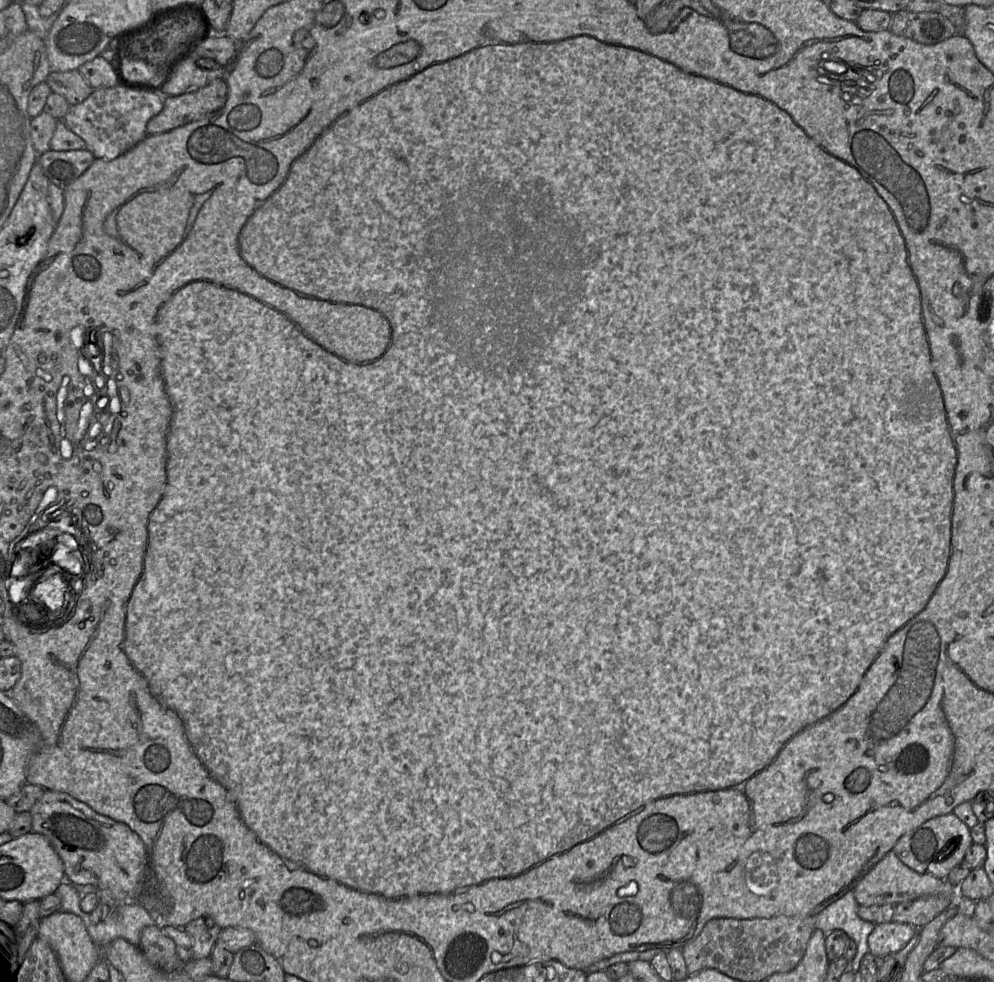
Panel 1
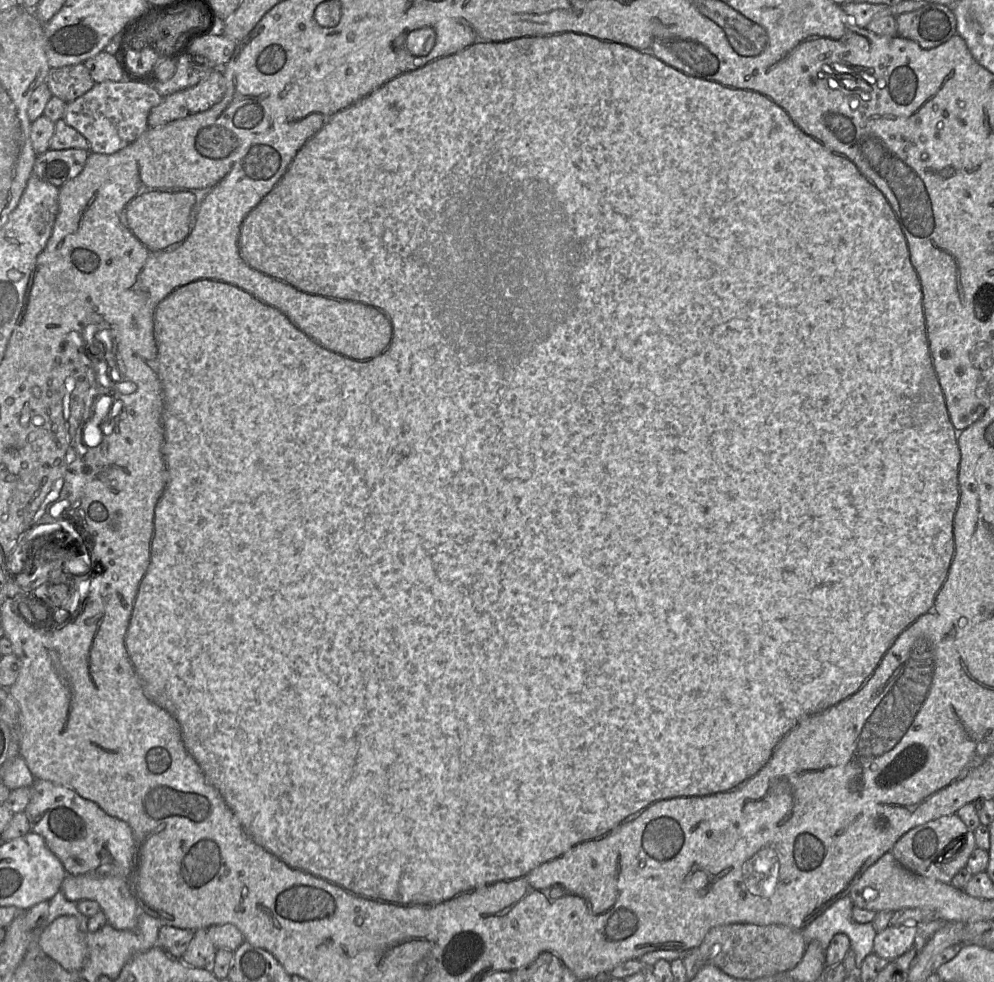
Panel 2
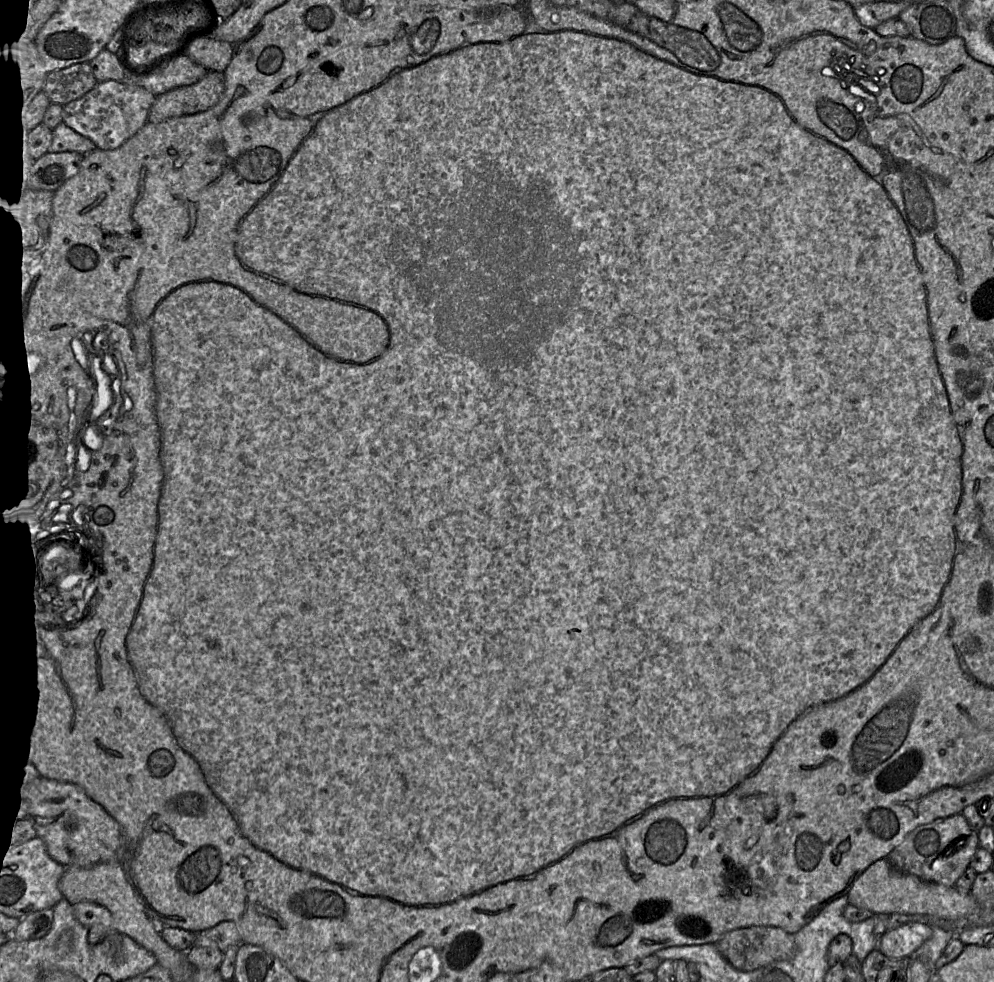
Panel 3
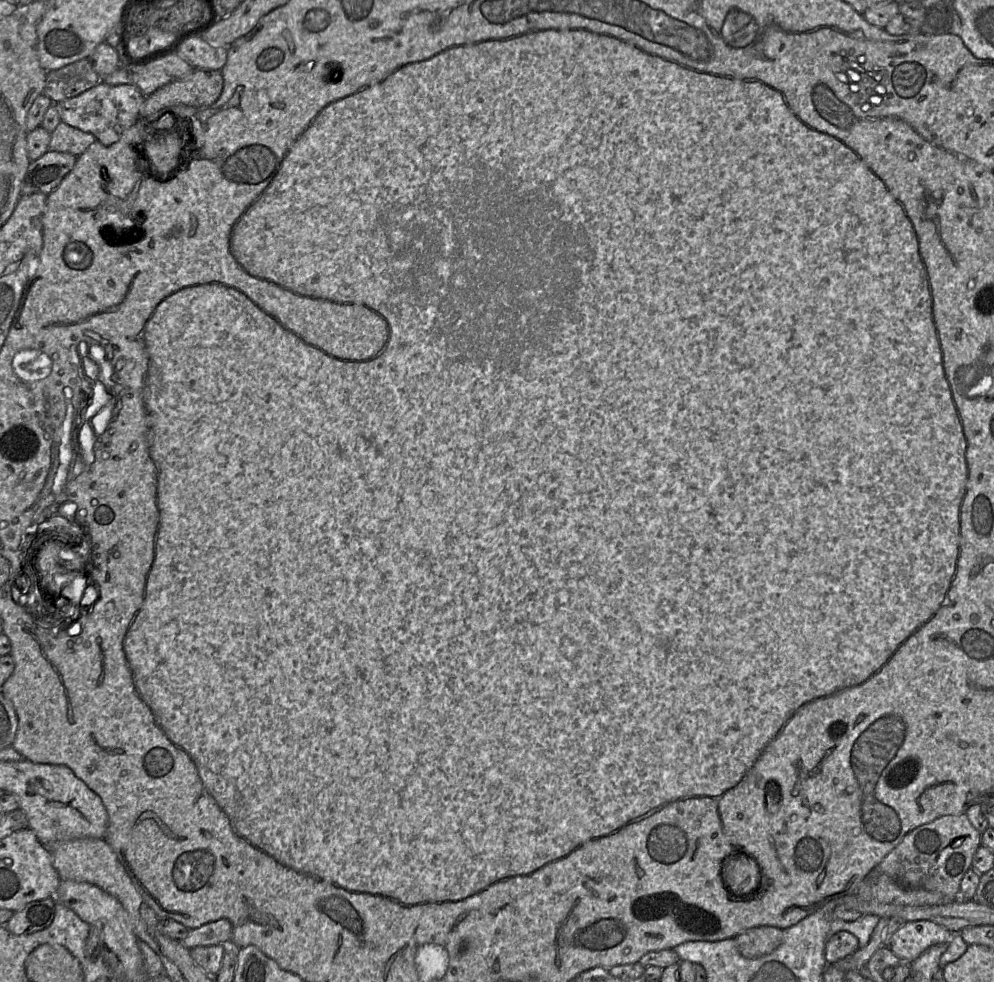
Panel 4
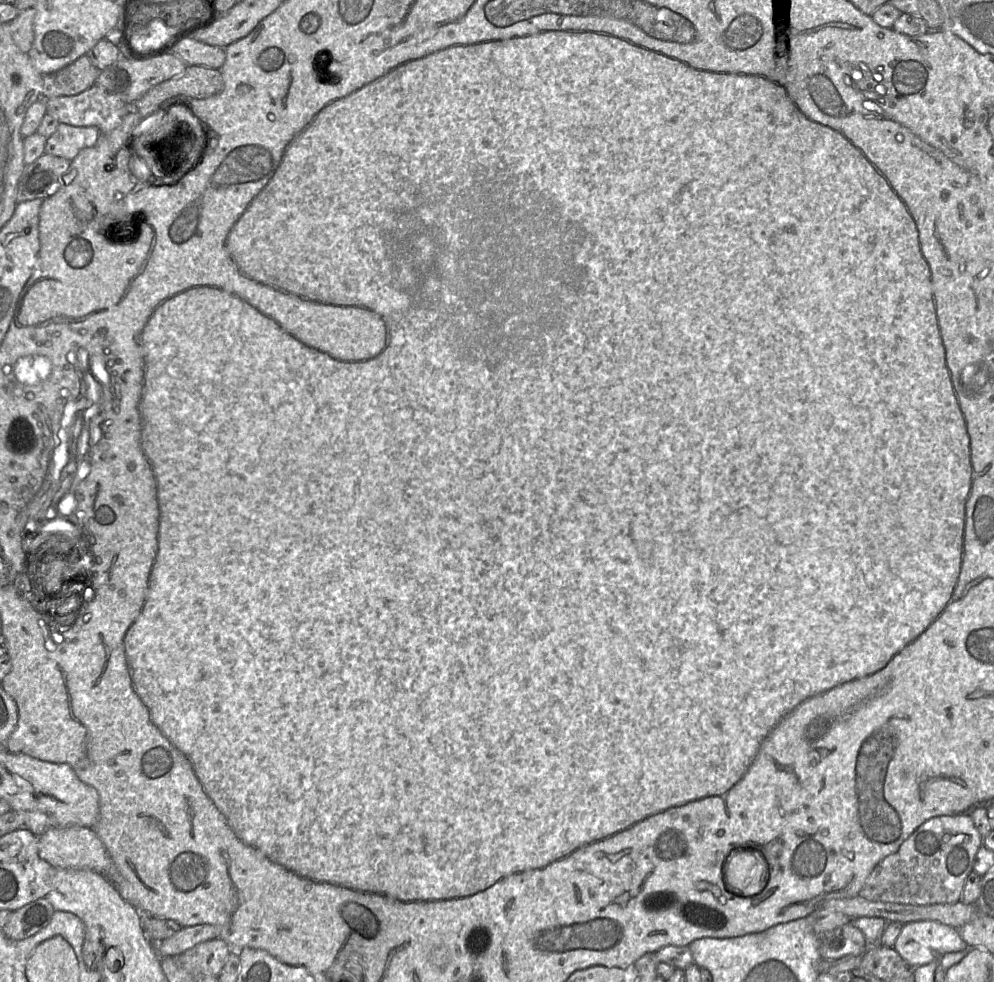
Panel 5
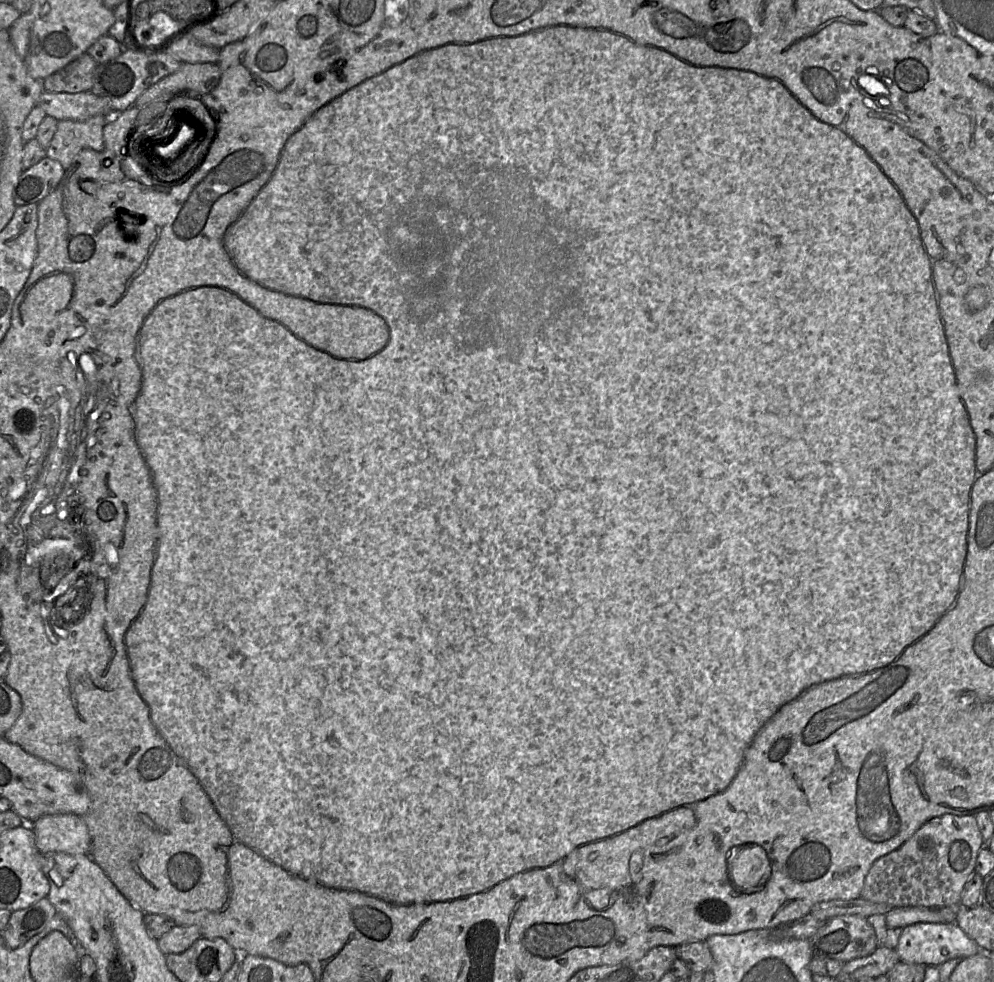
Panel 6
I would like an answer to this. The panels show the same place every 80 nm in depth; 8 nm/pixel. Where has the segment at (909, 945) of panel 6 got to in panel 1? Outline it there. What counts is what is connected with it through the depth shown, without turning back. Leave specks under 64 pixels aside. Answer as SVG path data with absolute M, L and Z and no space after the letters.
M894 921L875 923L868 936L869 953L875 956L888 956L903 949L916 932L914 926Z

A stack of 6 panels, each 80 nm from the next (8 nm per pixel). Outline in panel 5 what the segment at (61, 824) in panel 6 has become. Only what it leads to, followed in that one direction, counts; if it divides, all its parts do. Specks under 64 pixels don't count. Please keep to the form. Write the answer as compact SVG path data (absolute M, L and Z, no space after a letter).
M80 826L50 828L38 839L40 857L54 868L87 869L104 875L112 882L112 878L114 878L113 862L94 828Z

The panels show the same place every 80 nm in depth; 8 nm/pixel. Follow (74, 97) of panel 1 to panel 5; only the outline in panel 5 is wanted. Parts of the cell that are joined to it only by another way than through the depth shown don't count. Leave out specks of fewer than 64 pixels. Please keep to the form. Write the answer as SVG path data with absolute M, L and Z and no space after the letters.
M87 55L50 74L43 75L42 98L73 96L95 85L99 70Z

